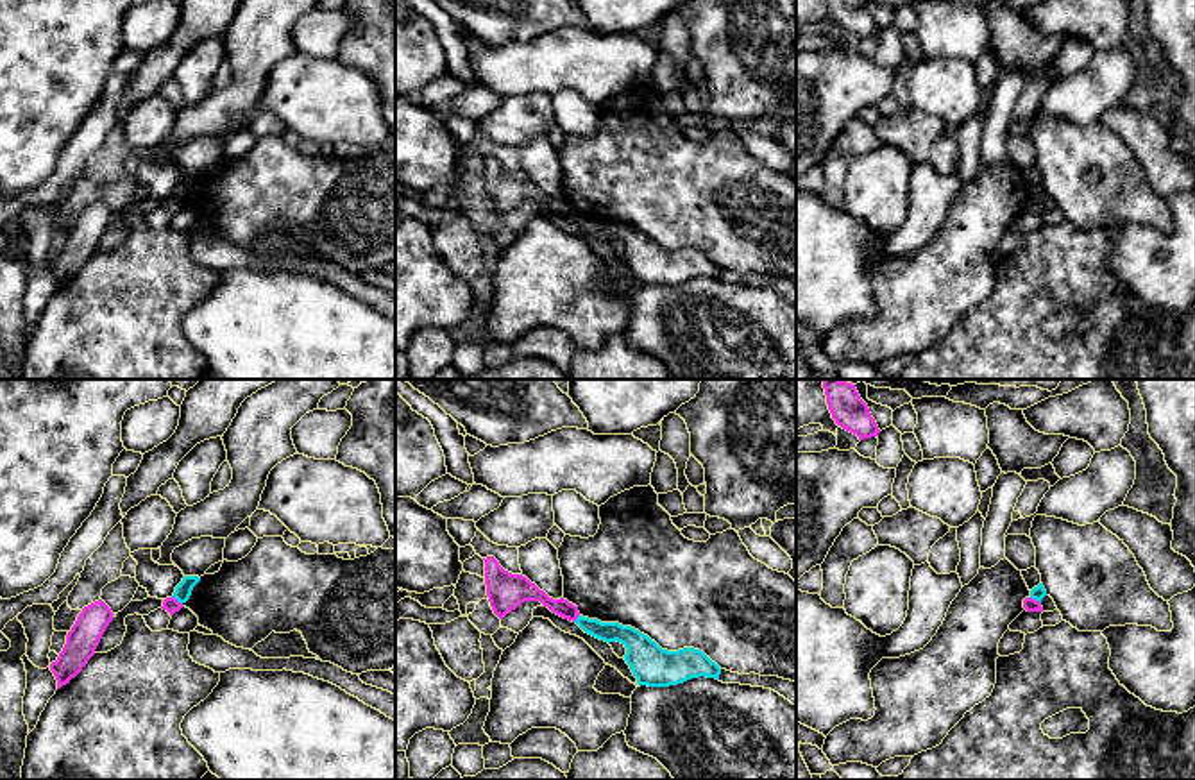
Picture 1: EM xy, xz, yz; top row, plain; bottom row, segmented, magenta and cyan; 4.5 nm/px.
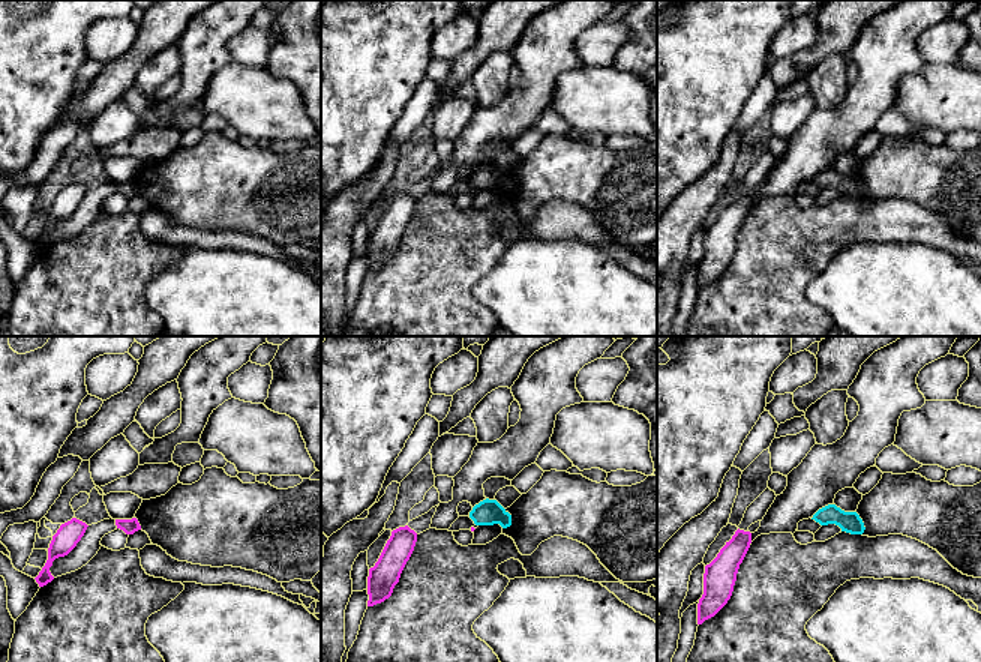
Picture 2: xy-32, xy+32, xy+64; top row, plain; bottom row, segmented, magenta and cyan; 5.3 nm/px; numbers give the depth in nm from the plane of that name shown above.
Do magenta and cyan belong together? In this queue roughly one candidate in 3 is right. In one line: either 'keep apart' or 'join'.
keep apart

